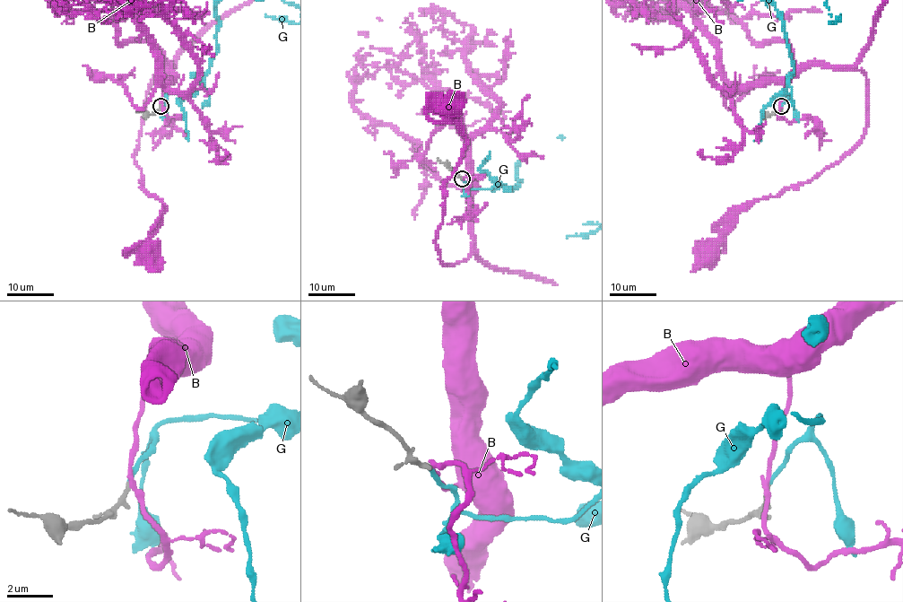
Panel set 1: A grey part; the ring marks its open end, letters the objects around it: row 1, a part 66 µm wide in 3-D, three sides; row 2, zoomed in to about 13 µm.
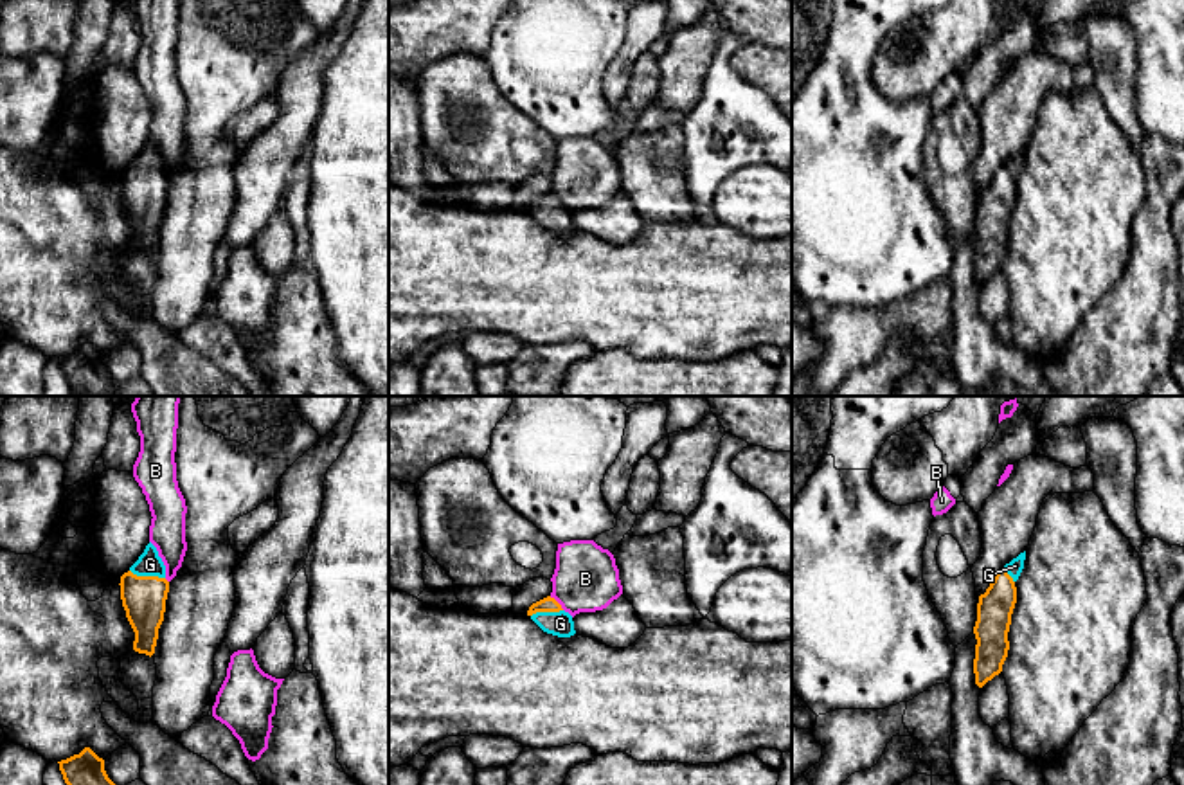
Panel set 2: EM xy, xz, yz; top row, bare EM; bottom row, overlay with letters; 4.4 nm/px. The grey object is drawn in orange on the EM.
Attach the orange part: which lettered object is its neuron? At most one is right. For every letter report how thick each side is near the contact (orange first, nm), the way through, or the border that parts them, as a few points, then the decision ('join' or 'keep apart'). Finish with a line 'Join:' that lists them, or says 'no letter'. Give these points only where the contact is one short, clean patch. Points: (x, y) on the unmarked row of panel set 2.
B: calibres 70 and 280 nm; border xz (549, 193), (564, 206); keep apart
G: calibres 190 and 110 nm; way xy (143, 195), (148, 173), (150, 161); join
Join: G

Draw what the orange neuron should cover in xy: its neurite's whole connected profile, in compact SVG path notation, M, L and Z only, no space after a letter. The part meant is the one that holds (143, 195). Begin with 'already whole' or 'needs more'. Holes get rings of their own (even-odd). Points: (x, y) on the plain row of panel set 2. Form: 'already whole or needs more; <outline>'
needs more; M151 139L130 167L121 173L119 182L126 214L135 229L133 247L151 254L169 189L166 162Z

